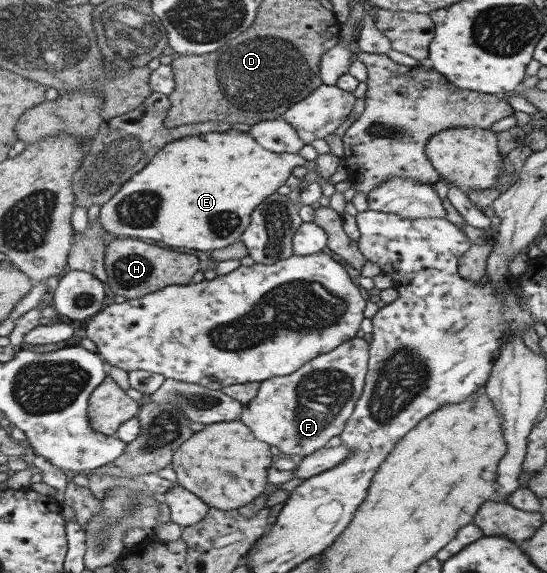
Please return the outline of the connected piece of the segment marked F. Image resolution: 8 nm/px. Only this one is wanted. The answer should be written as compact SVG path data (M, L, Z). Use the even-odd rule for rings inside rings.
M360 334L357 338L342 343L336 350L305 363L300 370L291 375L261 382L257 397L245 404L240 420L252 429L257 439L275 446L282 455L307 456L326 448L333 437L343 434L356 409L356 403L364 394L369 373L370 347L371 343L367 343Z

